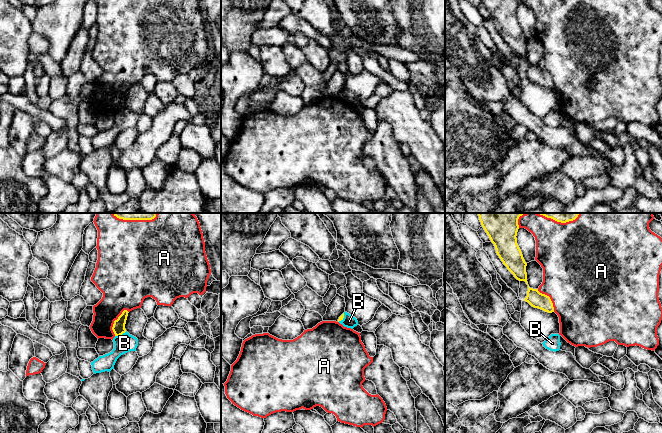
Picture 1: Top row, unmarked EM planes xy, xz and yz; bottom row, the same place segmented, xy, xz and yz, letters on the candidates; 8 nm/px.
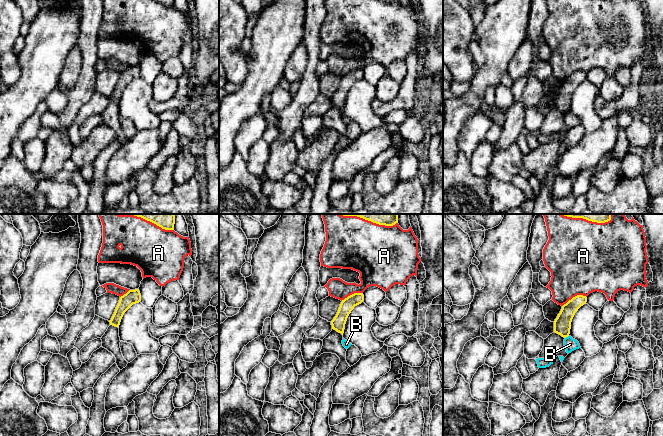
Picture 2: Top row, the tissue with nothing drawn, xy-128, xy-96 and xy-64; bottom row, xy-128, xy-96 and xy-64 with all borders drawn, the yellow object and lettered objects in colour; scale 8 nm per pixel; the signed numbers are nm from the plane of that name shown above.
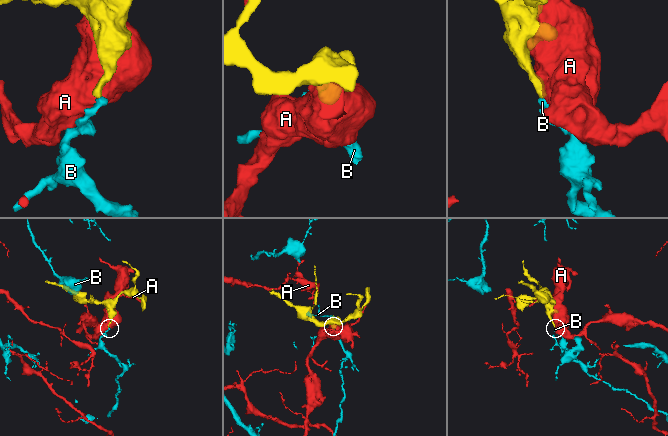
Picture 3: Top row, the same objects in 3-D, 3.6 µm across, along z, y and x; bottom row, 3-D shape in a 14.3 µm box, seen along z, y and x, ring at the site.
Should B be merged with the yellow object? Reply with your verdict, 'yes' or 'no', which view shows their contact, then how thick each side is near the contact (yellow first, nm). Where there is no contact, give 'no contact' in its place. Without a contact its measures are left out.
no | xy | 100/150 nm

